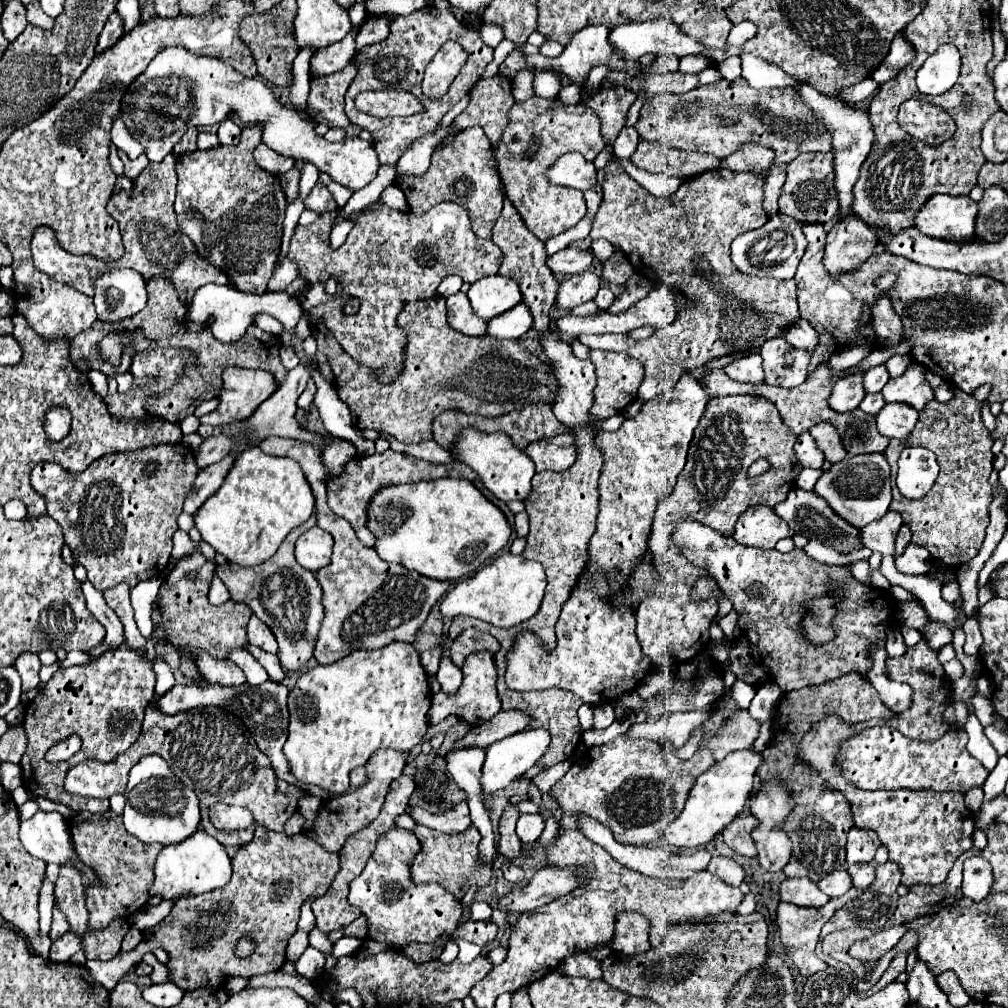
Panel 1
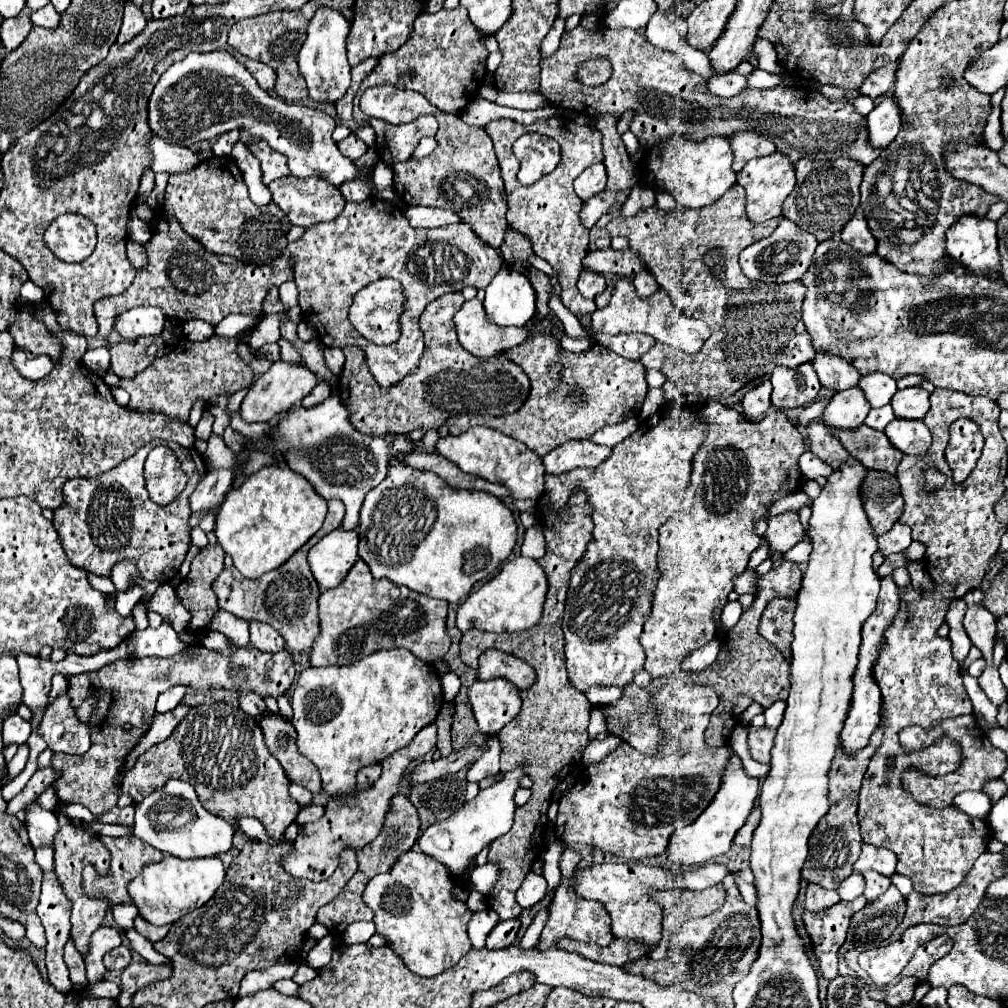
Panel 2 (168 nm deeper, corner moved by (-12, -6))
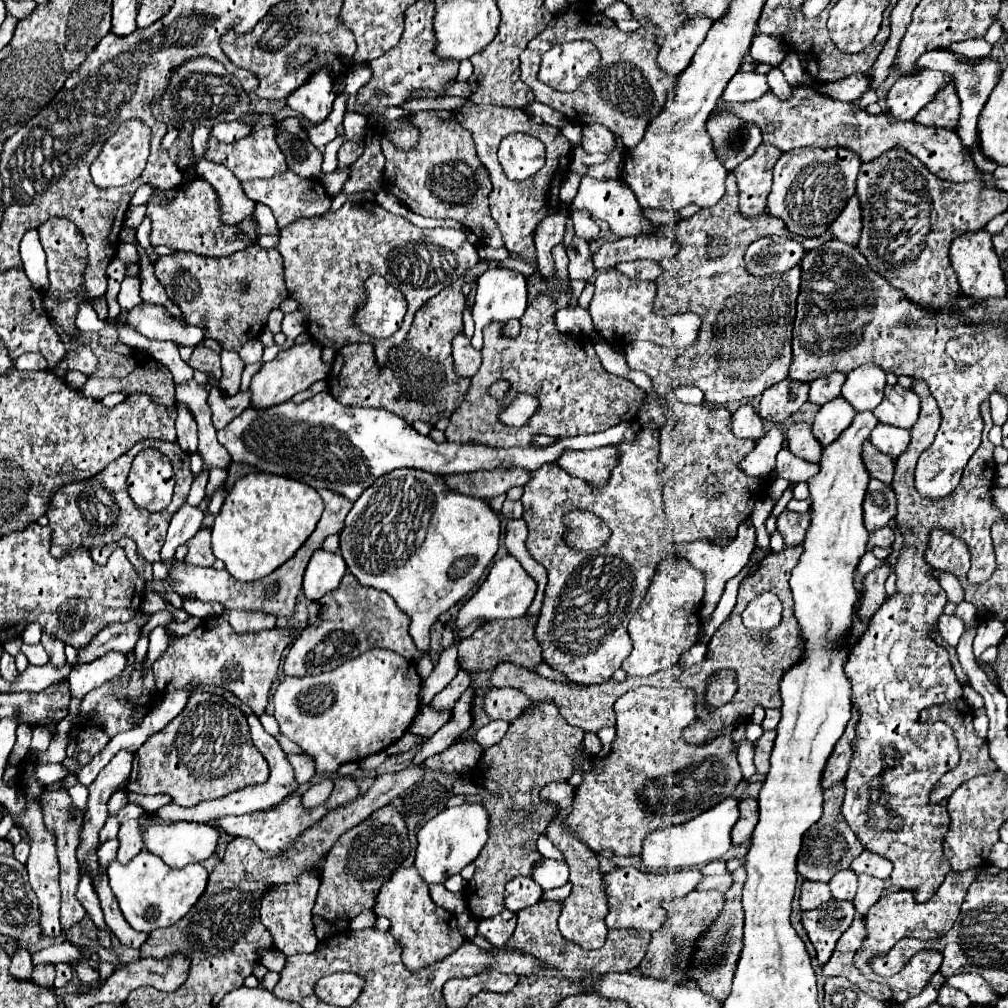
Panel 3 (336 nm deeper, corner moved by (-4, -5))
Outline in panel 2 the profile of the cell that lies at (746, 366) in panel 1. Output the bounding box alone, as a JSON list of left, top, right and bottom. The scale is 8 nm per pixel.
[742,380,772,418]

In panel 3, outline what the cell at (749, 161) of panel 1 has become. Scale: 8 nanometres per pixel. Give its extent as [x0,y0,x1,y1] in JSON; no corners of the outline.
[706,105,762,171]

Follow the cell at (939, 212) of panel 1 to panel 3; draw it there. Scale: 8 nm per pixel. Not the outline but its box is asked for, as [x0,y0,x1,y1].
[950,231,1006,301]

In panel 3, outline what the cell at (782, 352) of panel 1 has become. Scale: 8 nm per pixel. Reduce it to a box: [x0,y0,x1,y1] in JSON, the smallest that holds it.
[758,379,808,423]

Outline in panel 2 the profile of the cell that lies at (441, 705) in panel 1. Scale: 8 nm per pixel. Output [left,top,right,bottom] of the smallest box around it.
[468,680,520,736]

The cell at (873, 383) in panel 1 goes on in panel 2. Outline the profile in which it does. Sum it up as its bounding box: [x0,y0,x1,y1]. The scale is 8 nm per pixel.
[858,372,898,408]

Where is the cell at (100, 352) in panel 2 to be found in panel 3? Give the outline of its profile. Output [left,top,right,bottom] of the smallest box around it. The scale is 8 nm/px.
[156,245,288,351]

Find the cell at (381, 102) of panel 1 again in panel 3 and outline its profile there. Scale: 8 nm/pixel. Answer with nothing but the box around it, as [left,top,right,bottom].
[380,110,504,249]

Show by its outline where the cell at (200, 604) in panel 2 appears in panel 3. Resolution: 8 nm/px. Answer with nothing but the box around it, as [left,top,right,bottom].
[186,527,216,567]

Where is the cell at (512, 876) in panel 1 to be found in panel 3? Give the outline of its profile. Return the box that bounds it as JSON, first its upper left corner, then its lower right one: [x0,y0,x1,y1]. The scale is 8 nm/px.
[504,877,542,913]

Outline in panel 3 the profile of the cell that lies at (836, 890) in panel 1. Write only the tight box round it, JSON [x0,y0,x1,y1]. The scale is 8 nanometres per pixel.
[828,869,858,901]

